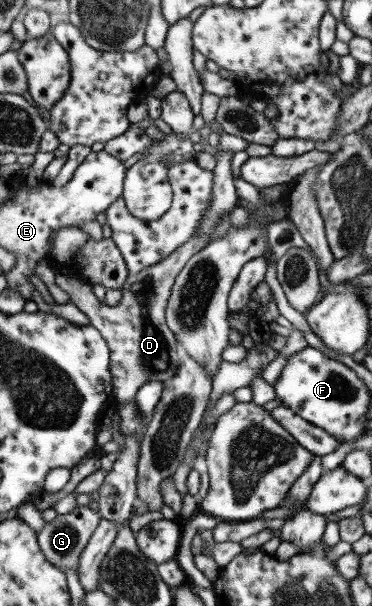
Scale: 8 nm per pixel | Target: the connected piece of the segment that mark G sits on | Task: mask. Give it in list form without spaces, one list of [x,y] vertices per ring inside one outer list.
[[[77,506],[68,514],[58,514],[36,533],[40,552],[48,563],[62,572],[78,572],[78,559],[100,520],[88,506]]]

